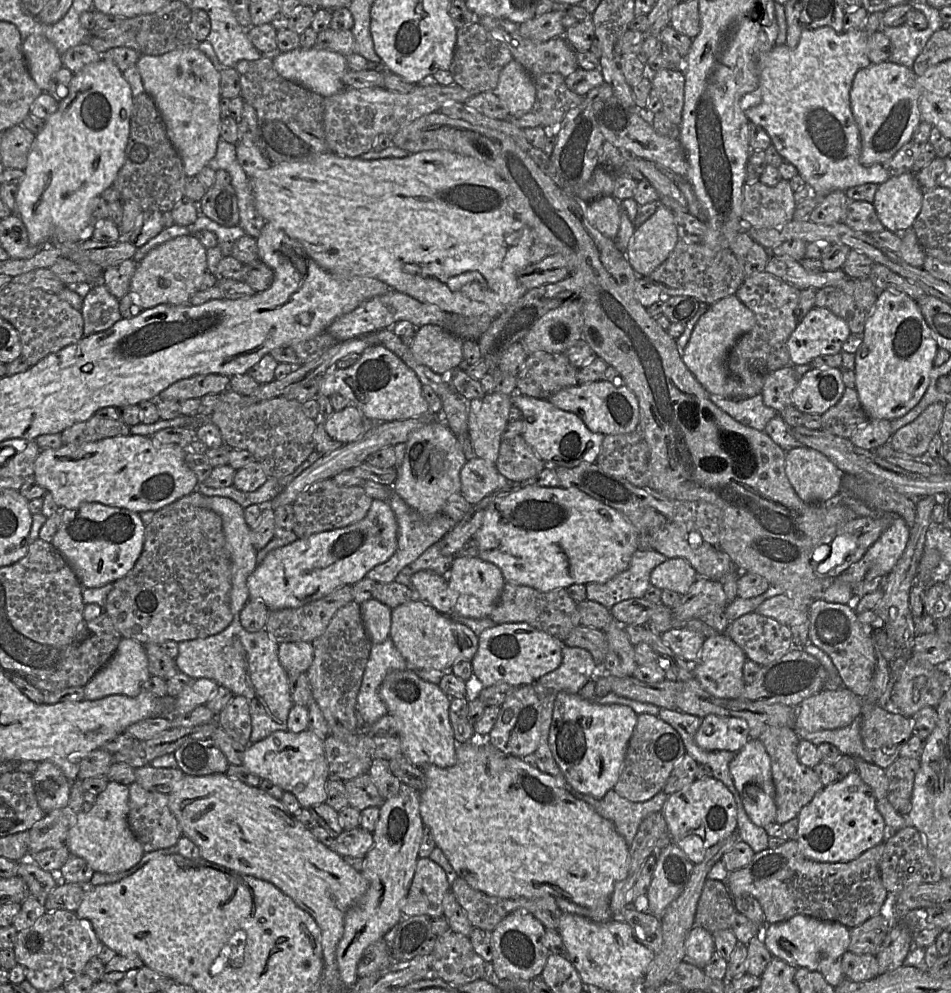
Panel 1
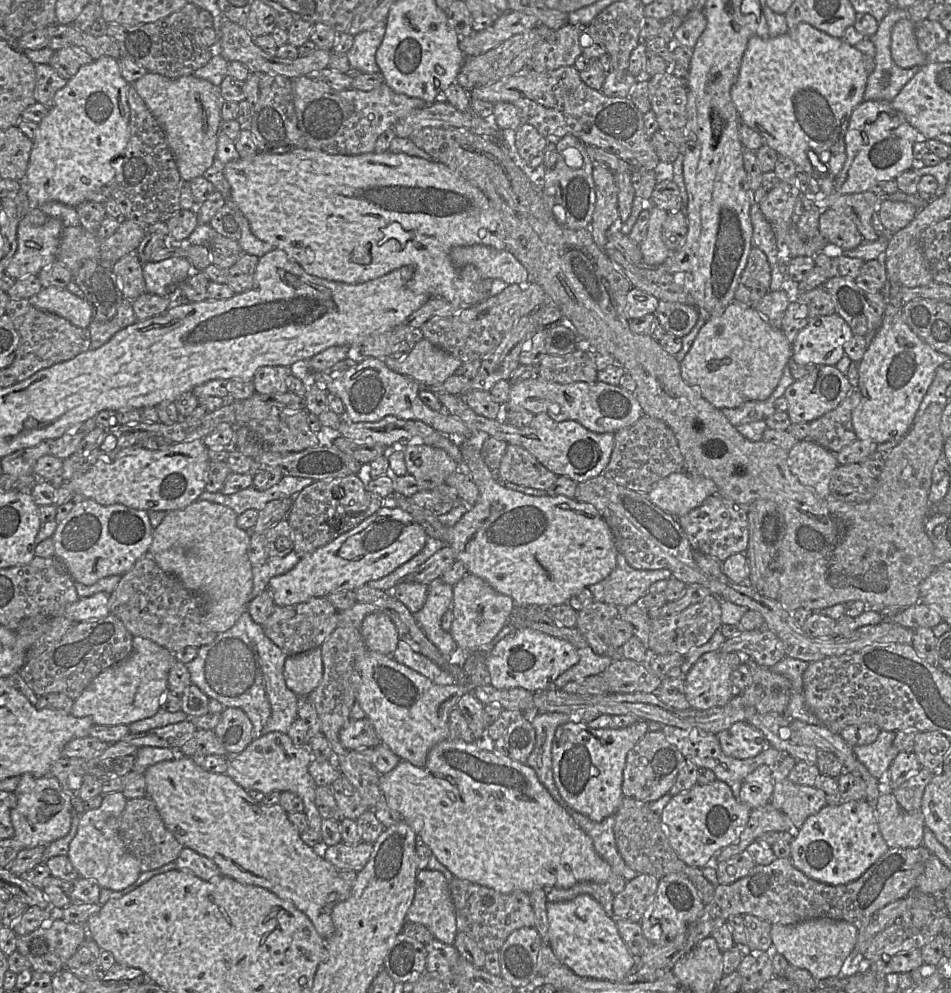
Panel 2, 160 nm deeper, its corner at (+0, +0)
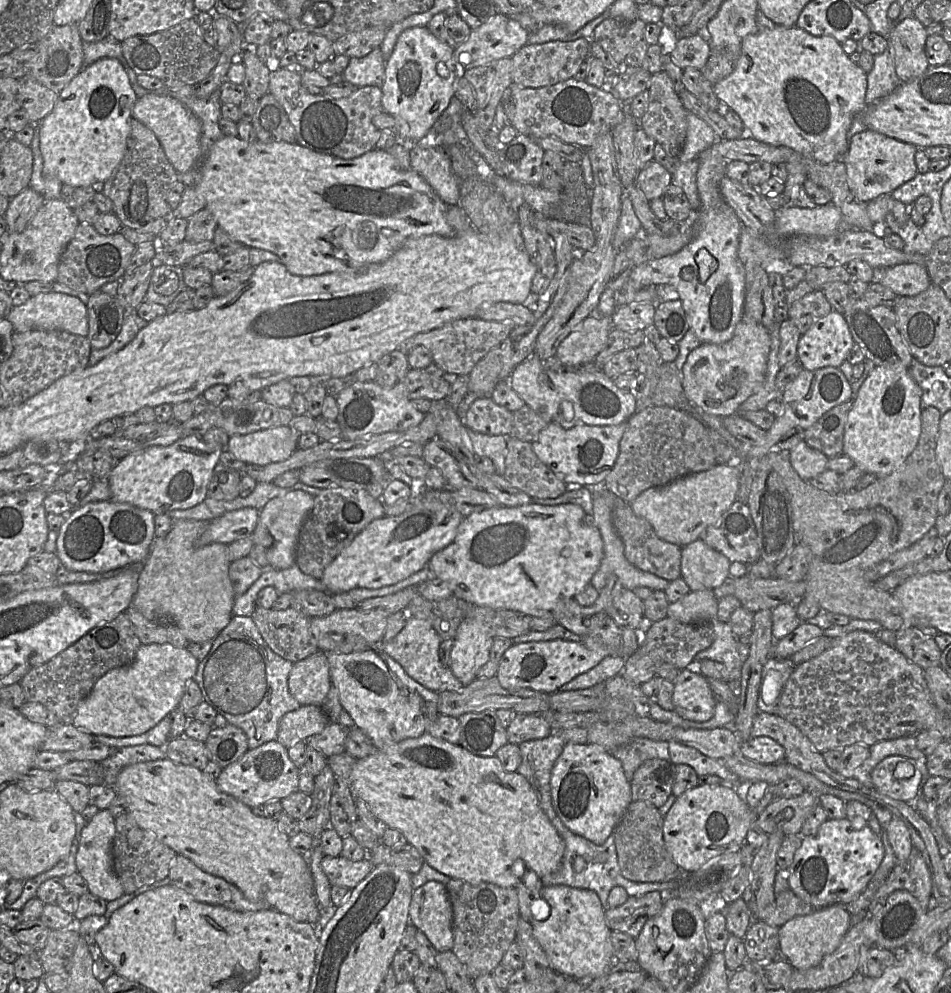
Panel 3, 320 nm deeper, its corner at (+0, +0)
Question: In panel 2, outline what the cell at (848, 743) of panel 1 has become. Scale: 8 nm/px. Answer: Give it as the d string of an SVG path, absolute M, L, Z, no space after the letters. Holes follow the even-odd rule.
M880 730L873 743L852 748L859 761L878 780L900 752L894 746L895 735L894 731Z

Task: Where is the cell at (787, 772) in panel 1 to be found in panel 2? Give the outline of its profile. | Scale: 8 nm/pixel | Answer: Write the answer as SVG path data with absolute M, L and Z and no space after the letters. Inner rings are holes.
M788 778L775 782L770 803L776 809L786 814L796 829L799 829L809 816L818 813L827 805L825 793L822 790L815 786L795 784Z

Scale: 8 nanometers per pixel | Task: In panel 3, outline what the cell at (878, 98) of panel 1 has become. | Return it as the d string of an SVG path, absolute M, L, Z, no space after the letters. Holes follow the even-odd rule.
M870 129L855 134L848 143L848 151L843 158L850 180L850 190L854 197L869 202L882 194L891 193L917 173L913 144L899 141Z

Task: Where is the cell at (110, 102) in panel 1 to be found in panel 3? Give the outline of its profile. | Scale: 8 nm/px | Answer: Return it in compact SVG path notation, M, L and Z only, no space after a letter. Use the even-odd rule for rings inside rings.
M102 58L95 61L91 65L83 67L82 70L60 92L52 111L41 121L39 132L39 147L43 158L43 176L46 178L56 178L63 185L70 185L75 187L87 187L93 185L96 182L105 182L111 176L114 169L120 164L124 157L127 147L127 138L130 133L132 109L137 99L138 98L129 81L129 77L118 59Z

